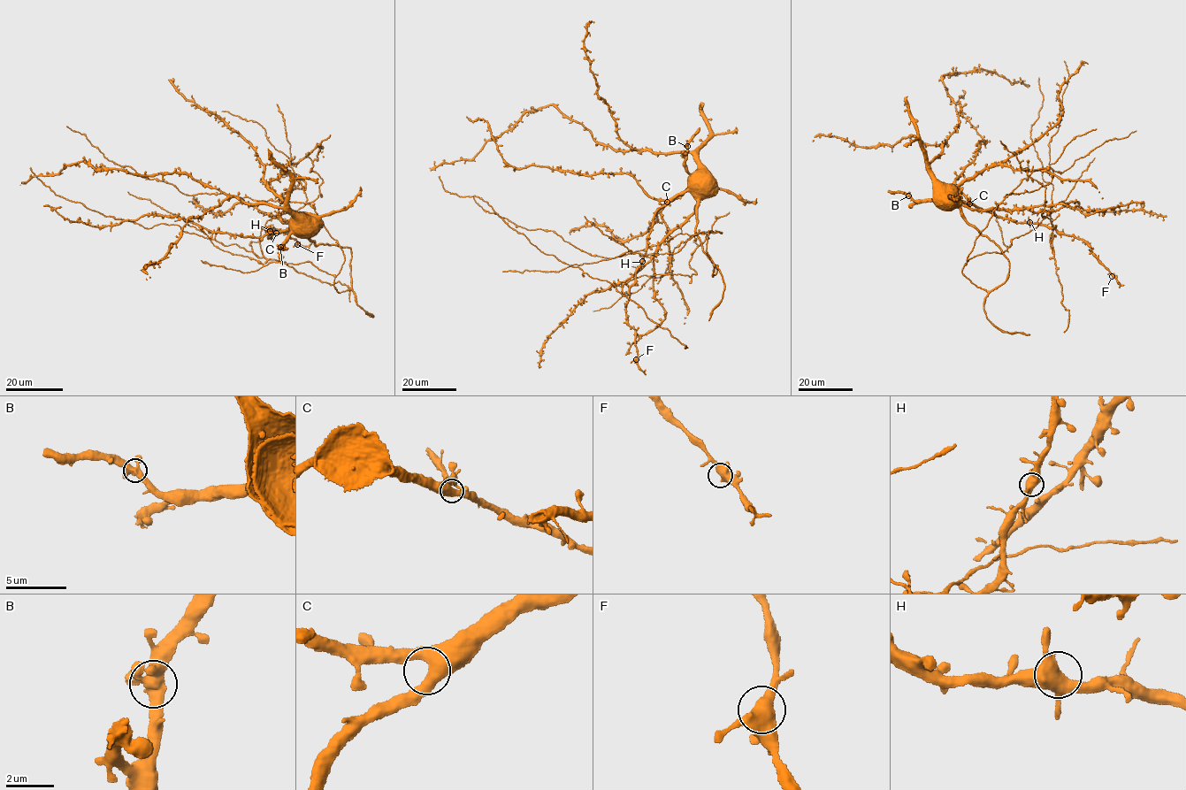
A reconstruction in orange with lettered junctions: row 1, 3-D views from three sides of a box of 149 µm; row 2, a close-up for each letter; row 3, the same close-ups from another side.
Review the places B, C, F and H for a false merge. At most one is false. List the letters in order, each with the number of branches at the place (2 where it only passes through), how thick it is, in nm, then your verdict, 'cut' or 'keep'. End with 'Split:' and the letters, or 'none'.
B: 4 | 440 nm | keep
C: 3 | 440 nm | keep
F: 4 | 500 nm | keep
H: 4 | 480 nm | keep
Split: none

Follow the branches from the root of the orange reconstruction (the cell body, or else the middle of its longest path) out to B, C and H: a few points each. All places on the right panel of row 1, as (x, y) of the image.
B: (944, 195), (944, 192), (939, 187), (936, 190), (937, 195), (933, 198), (912, 200), (908, 195)
C: (944, 195), (950, 189), (958, 195), (956, 198), (969, 203)
H: (944, 195), (950, 189), (958, 195), (956, 198), (968, 203), (1017, 222), (1029, 222)

